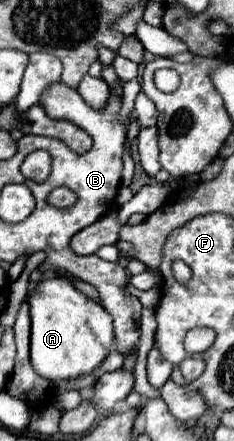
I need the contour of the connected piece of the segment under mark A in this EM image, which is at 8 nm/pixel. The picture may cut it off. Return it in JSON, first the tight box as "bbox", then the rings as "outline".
{"bbox":[27,277,113,381],"outline":[[[47,277],[35,287],[27,303],[31,309],[31,365],[41,377],[55,379],[55,381],[71,381],[71,379],[91,375],[101,367],[103,359],[107,359],[111,351],[113,319],[97,301],[77,291],[63,277]]]}

